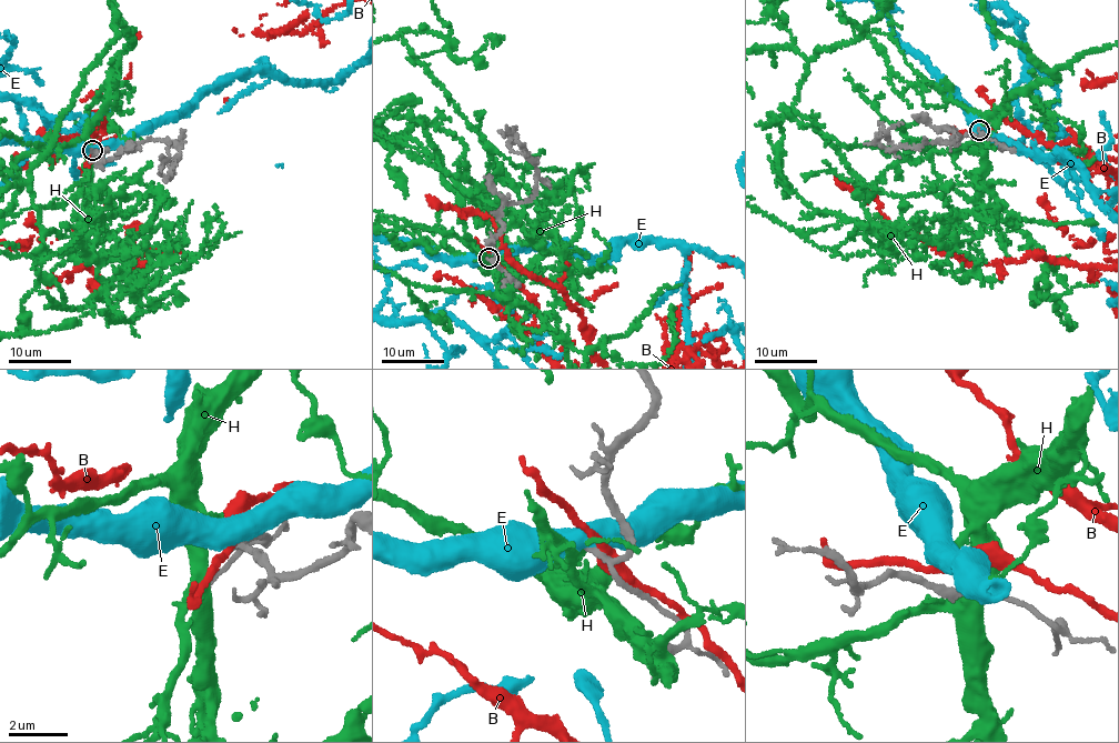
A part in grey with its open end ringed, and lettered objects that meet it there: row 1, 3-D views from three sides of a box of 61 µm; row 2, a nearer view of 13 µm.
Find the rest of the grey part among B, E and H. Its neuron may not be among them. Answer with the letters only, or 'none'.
H

